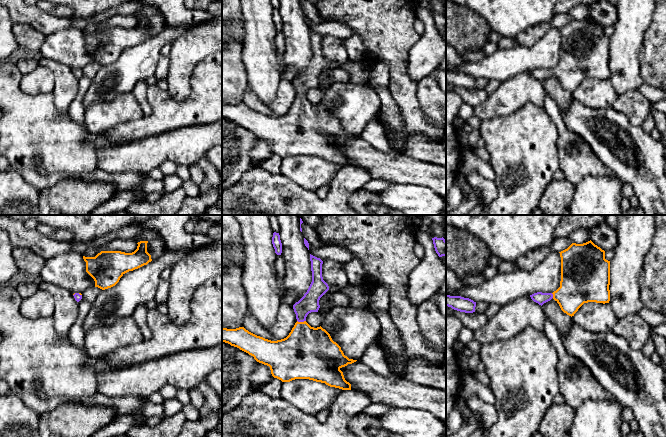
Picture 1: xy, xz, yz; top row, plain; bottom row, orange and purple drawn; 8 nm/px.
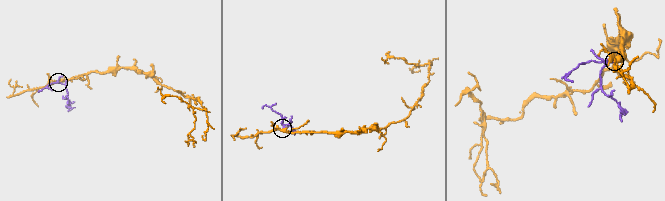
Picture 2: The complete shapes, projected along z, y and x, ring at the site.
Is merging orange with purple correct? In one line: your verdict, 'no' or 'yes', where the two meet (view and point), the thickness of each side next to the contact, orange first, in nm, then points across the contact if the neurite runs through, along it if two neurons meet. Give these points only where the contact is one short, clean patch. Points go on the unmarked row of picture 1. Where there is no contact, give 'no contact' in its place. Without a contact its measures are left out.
yes; meets orange in xz at (301, 98); 420 nm thick on the orange side, 150 nm on the other; runs through xz (307, 128), (301, 98), (301, 86), (309, 78)

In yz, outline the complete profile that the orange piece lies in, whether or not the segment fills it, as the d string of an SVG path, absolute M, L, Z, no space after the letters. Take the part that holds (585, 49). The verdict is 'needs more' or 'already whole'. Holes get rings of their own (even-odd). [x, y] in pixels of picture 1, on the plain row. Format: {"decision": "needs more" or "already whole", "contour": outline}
{"decision": "needs more", "contour": "M590 16L583 20L572 19L559 29L561 33L560 63L553 69L534 69L530 71L531 75L542 82L553 74L561 86L571 93L584 79L609 79L610 37L605 35L605 27Z"}

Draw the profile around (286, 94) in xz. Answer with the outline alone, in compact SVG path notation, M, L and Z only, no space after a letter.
M282 80L278 87L274 100L270 103L269 108L277 116L286 114L297 98L296 90L291 81Z

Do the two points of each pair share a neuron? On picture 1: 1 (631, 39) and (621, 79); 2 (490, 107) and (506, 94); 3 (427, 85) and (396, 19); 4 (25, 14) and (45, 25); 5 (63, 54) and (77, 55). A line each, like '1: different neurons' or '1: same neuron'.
1: same neuron
2: same neuron
3: different neurons
4: same neuron
5: same neuron

